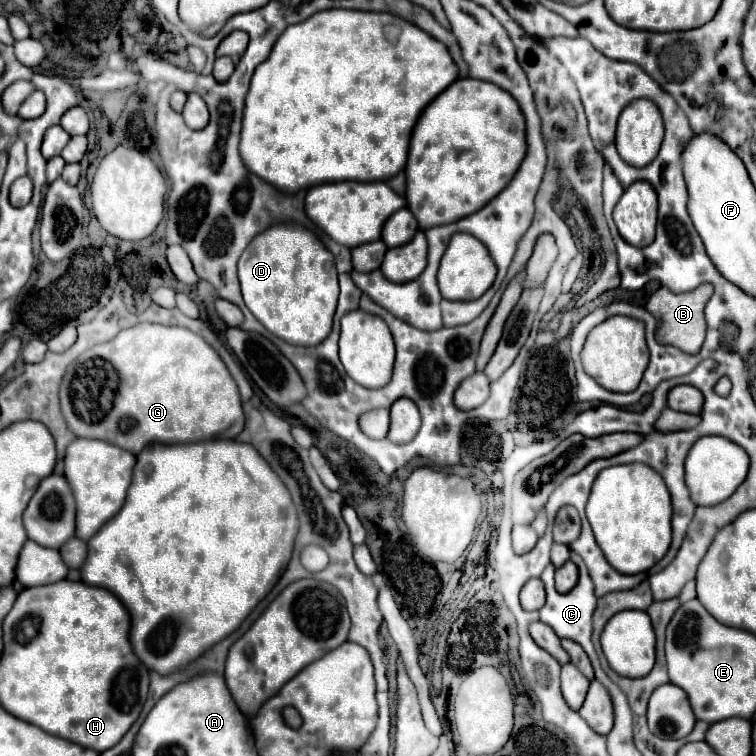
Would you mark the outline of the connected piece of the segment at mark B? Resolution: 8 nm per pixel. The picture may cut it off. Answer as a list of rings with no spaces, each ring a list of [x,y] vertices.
[[[700,284],[696,290],[684,294],[674,294],[668,288],[658,288],[646,302],[646,310],[656,318],[656,342],[674,346],[686,354],[696,354],[706,336],[704,306],[712,296],[712,290],[714,288],[710,284]]]

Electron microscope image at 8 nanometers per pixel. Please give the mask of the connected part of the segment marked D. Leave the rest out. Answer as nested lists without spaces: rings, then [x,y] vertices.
[[[276,224],[264,234],[258,234],[244,250],[238,262],[238,278],[242,284],[242,296],[254,318],[274,336],[292,346],[316,346],[332,330],[332,318],[338,304],[338,272],[332,254],[324,244],[300,224]]]

